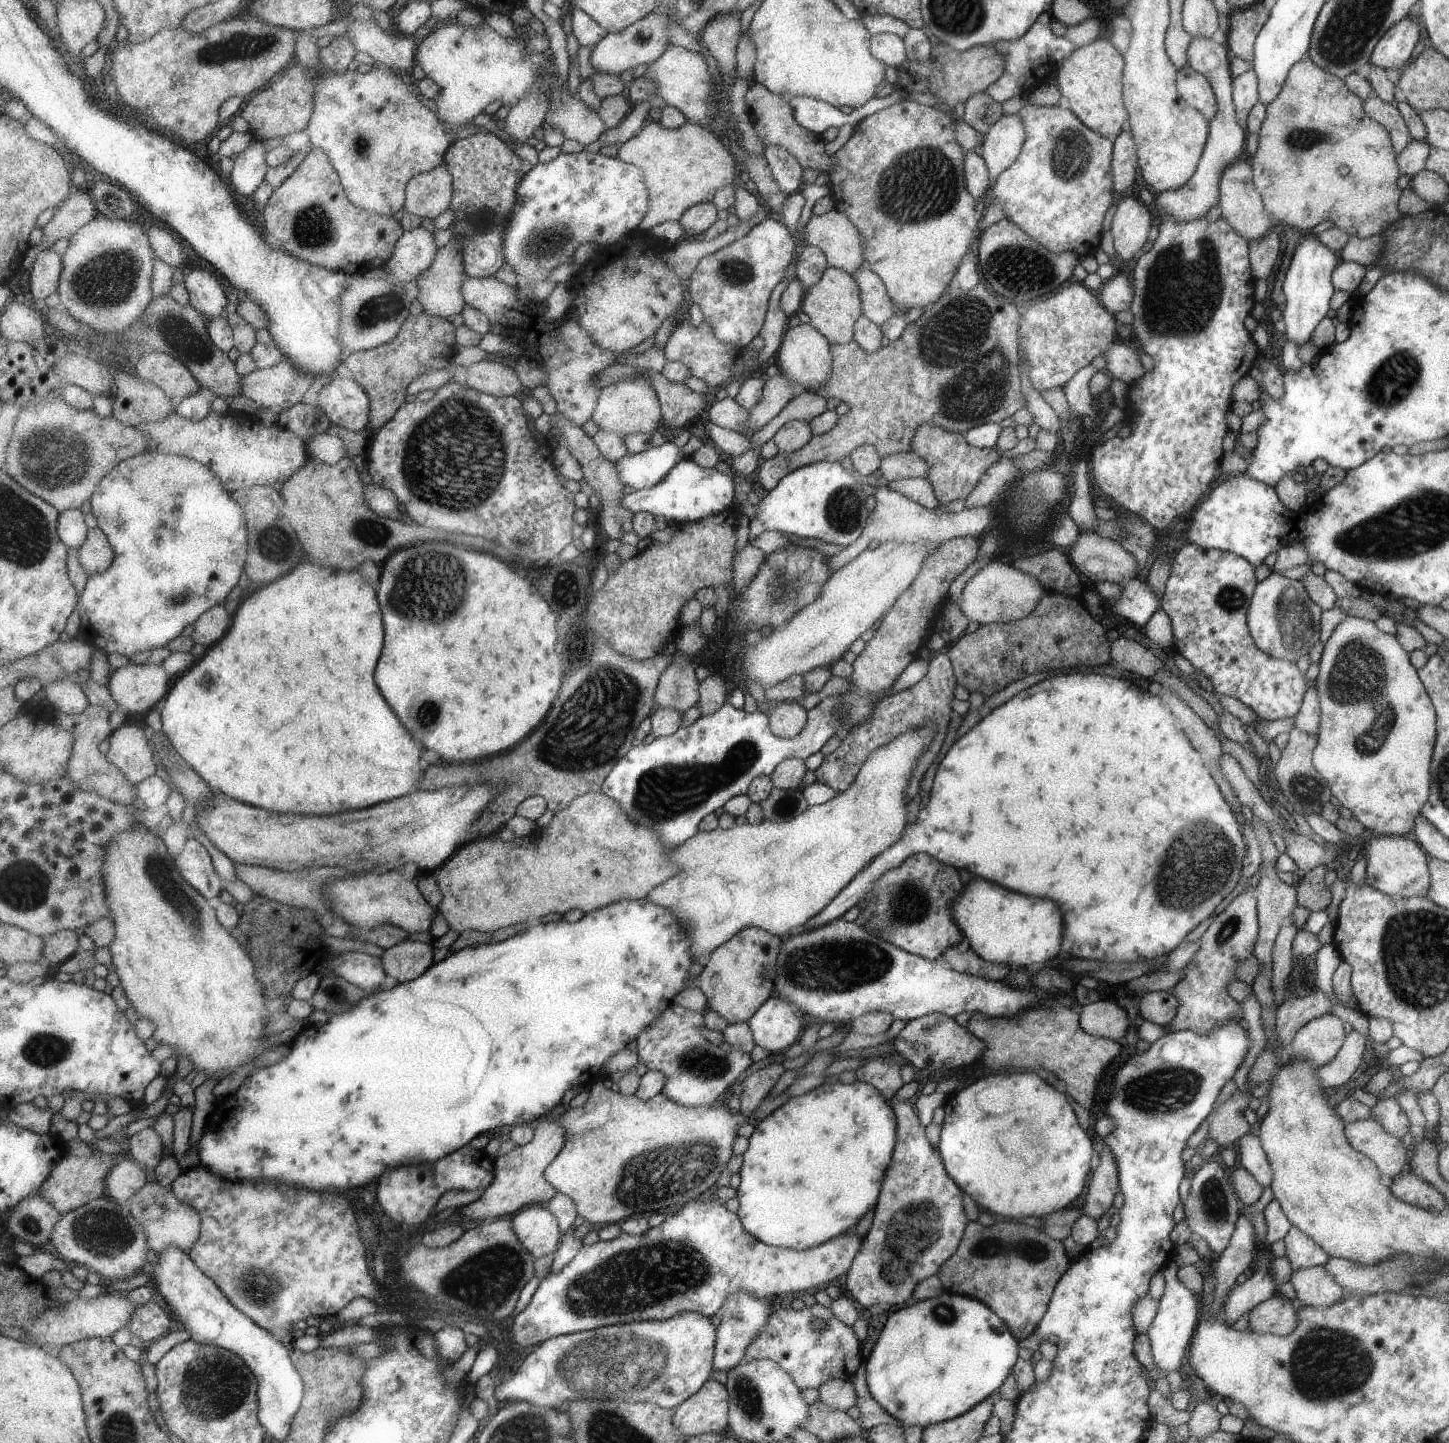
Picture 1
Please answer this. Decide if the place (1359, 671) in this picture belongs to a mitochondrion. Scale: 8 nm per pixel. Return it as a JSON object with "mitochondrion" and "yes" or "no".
{"mitochondrion":"yes"}

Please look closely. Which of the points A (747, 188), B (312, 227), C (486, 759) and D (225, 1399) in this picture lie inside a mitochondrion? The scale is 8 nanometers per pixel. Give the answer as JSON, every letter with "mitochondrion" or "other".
{"A":"other","B":"mitochondrion","C":"other","D":"mitochondrion"}

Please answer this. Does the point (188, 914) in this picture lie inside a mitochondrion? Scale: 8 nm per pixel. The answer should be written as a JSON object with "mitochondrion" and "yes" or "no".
{"mitochondrion":"yes"}

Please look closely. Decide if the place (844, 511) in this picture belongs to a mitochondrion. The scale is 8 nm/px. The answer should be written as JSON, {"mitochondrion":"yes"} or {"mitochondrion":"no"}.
{"mitochondrion":"yes"}

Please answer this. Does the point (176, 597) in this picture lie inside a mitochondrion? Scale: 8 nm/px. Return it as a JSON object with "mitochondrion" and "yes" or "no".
{"mitochondrion":"yes"}

